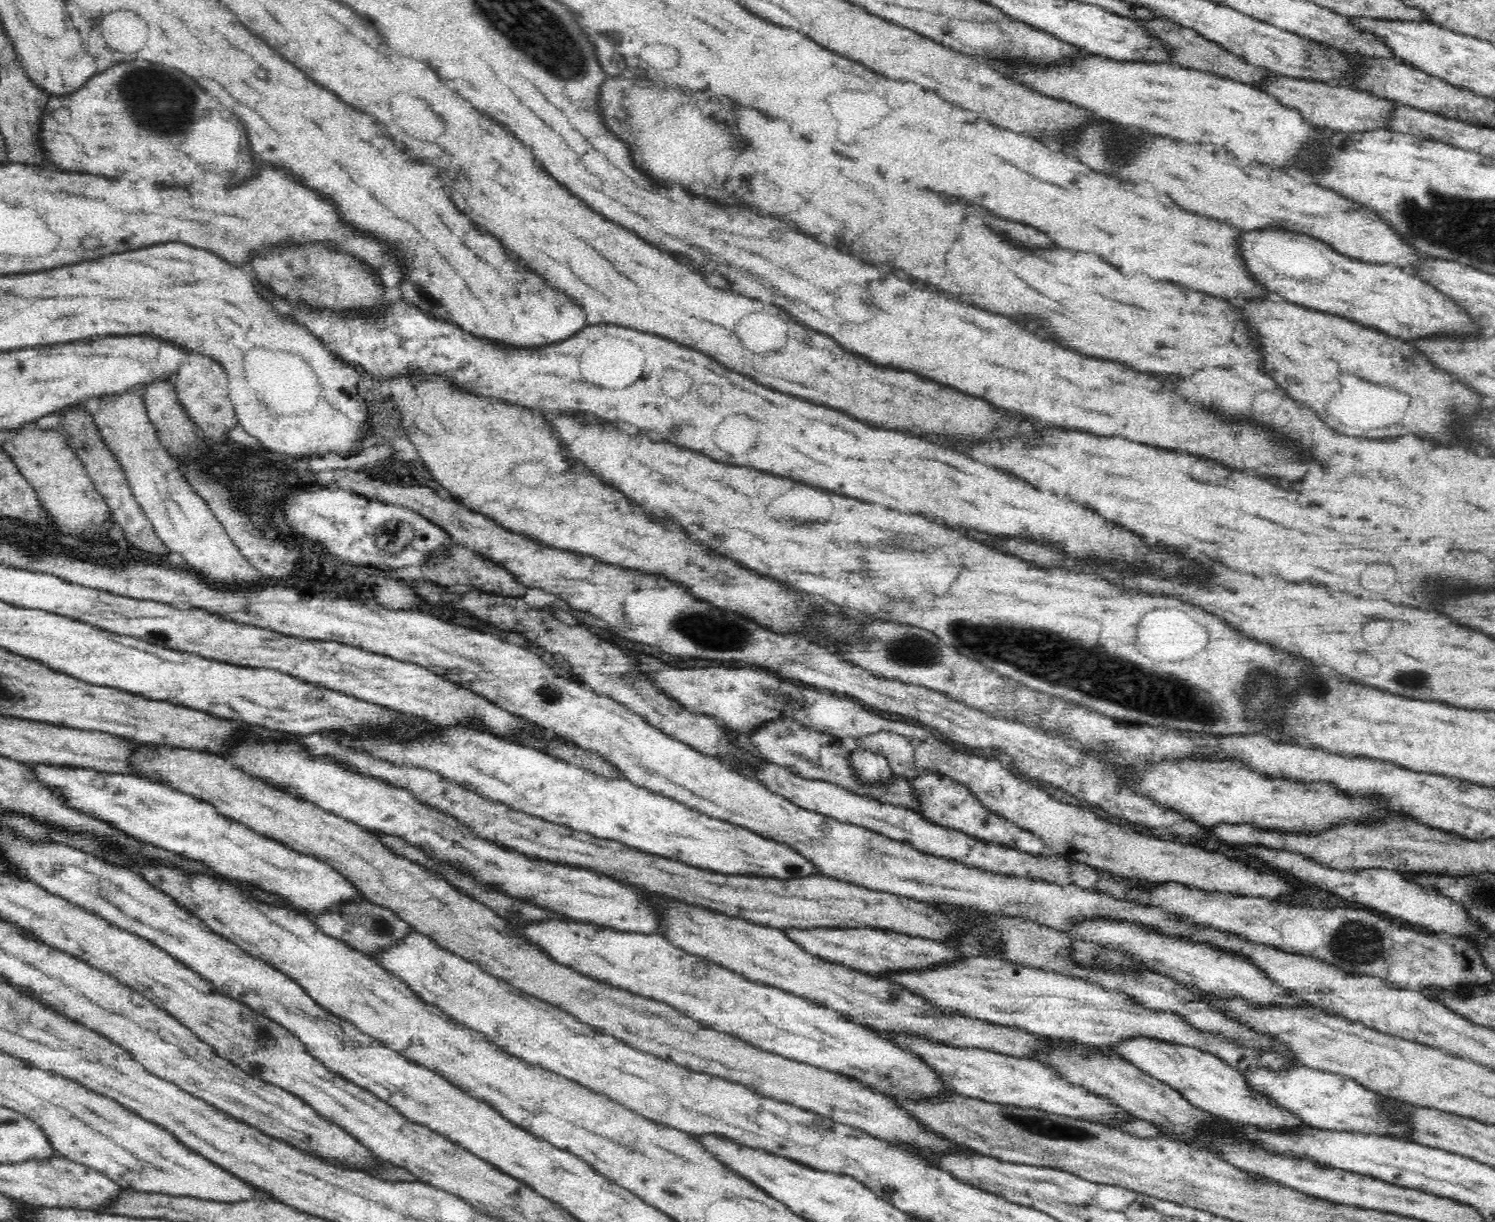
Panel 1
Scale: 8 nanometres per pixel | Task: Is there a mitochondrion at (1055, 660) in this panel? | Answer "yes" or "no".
yes

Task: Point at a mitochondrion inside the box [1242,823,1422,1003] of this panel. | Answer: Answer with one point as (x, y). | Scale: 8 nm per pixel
(1356, 944)

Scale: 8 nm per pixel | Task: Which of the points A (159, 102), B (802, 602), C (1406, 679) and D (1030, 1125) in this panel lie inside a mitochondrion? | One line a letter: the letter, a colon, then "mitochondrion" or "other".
A: mitochondrion
B: other
C: mitochondrion
D: mitochondrion

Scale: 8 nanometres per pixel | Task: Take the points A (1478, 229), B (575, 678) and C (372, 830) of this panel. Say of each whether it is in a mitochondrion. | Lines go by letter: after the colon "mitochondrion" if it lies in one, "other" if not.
A: mitochondrion
B: other
C: other

